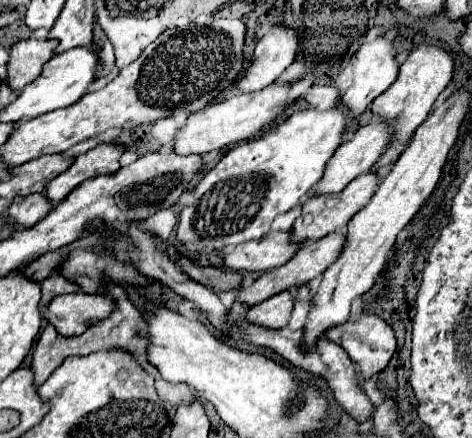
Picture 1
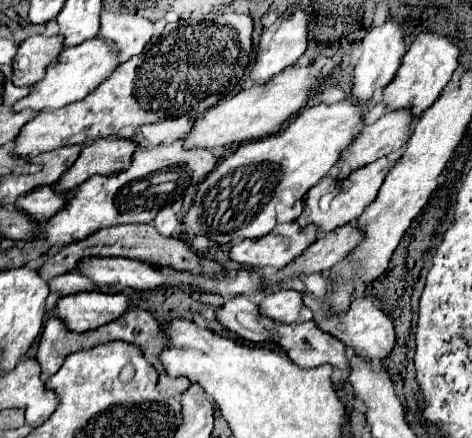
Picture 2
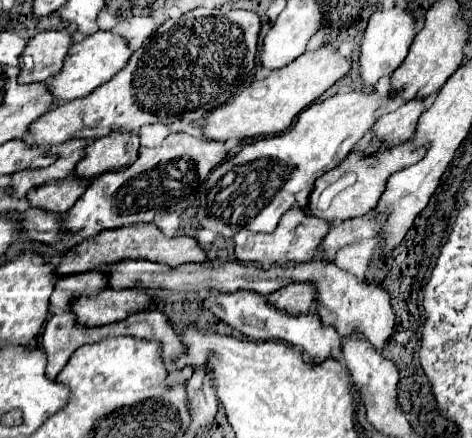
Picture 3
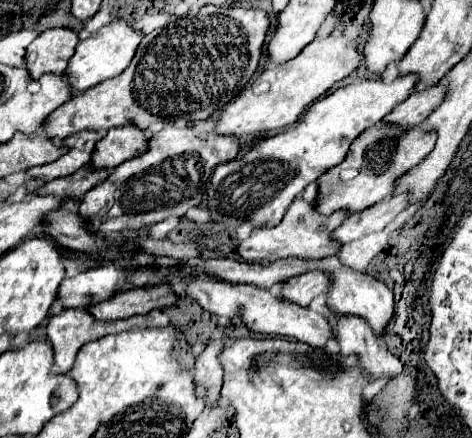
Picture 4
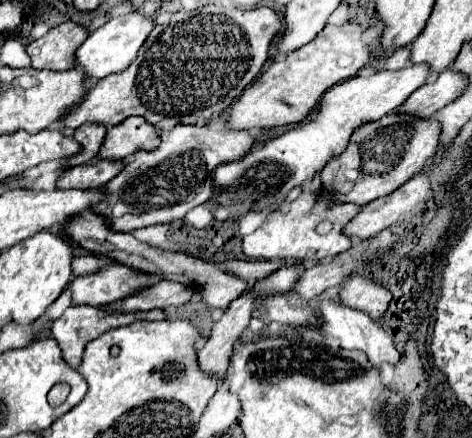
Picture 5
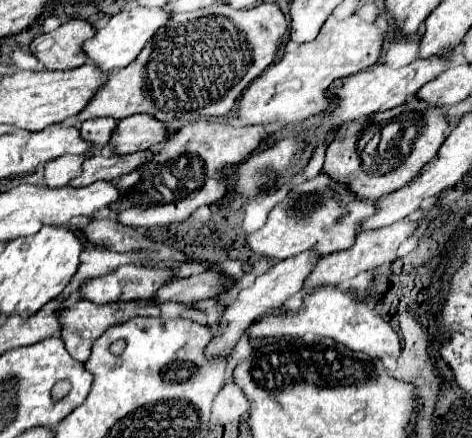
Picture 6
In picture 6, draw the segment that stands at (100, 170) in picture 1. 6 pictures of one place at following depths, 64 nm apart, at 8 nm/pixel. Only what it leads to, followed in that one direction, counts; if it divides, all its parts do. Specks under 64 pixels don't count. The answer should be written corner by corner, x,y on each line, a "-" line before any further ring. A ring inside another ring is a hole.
132,114
118,122
112,140
116,144
118,154
132,154
138,150
148,150
150,146
162,142
168,136
166,124
148,116
148,114

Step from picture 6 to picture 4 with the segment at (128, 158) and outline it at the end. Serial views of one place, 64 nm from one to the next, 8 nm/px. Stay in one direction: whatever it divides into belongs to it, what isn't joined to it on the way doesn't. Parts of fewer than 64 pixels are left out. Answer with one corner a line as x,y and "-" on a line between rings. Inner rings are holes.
84,166
80,170
76,170
72,176
62,176
56,178
52,182
48,182
42,190
42,194
54,194
58,198
64,196
84,196
88,190
92,190
94,186
98,186
100,182
104,182
110,176
110,170
106,168
92,168
92,166

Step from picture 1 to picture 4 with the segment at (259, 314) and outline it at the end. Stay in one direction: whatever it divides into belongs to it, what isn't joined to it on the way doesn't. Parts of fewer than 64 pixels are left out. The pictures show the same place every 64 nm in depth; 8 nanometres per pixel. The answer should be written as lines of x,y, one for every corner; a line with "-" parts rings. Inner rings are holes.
310,270
310,272
304,272
300,276
294,276
290,278
280,296
284,300
292,300
300,306
308,306
312,302
312,298
316,298
318,294
324,294
328,292
330,288
330,276
326,272
320,272
320,270

